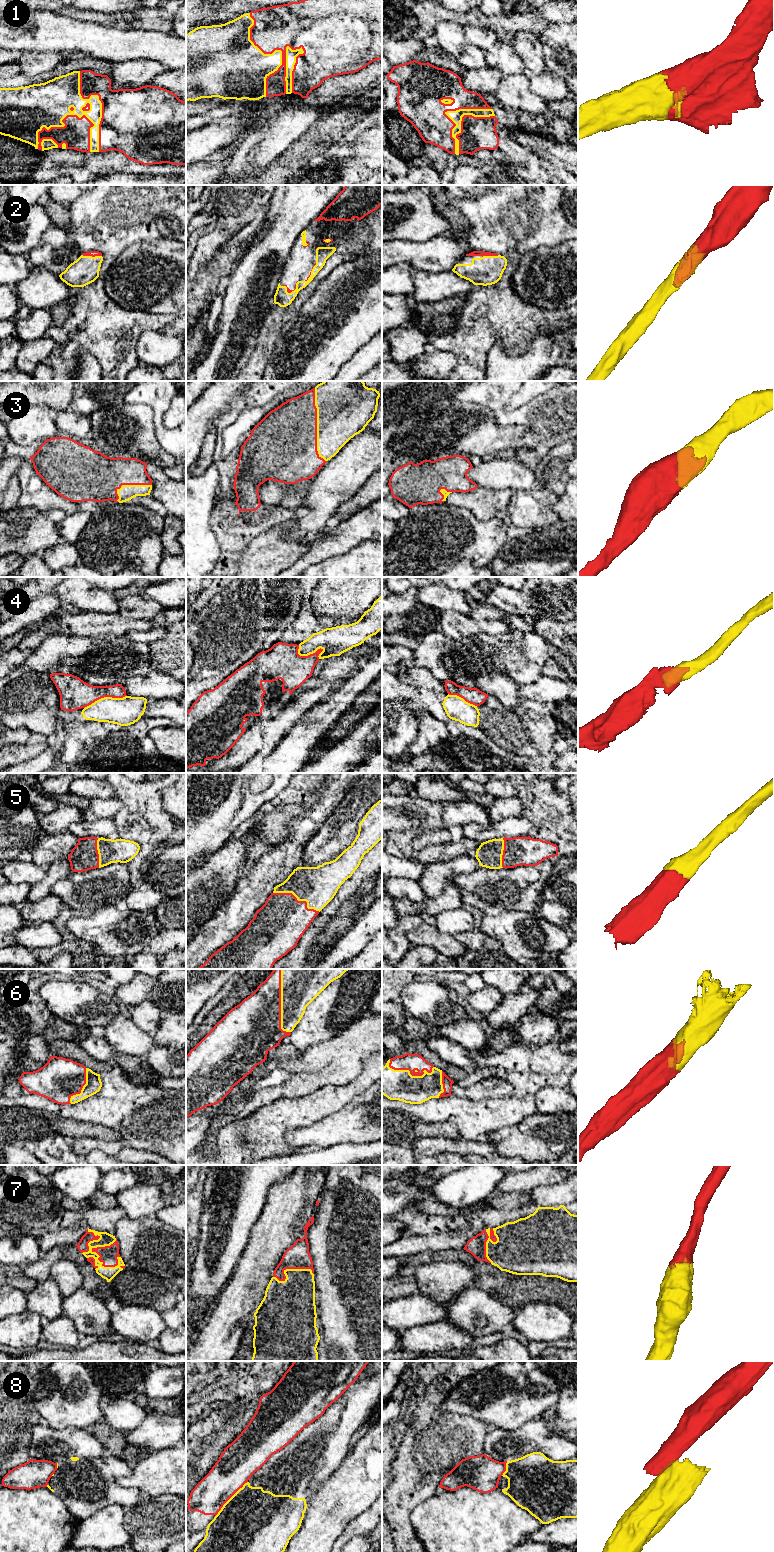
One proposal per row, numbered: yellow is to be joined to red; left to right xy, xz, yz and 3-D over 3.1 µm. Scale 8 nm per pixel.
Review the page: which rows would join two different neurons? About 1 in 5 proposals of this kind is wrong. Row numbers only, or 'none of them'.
4, 8

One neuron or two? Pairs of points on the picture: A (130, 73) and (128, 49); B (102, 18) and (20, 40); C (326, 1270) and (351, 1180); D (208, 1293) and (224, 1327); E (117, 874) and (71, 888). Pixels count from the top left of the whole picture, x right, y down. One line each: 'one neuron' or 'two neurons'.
A: two neurons
B: two neurons
C: one neuron
D: two neurons
E: one neuron

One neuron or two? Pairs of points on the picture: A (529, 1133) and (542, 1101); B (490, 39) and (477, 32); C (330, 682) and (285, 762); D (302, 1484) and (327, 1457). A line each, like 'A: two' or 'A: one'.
A: two
B: one
C: two
D: one

